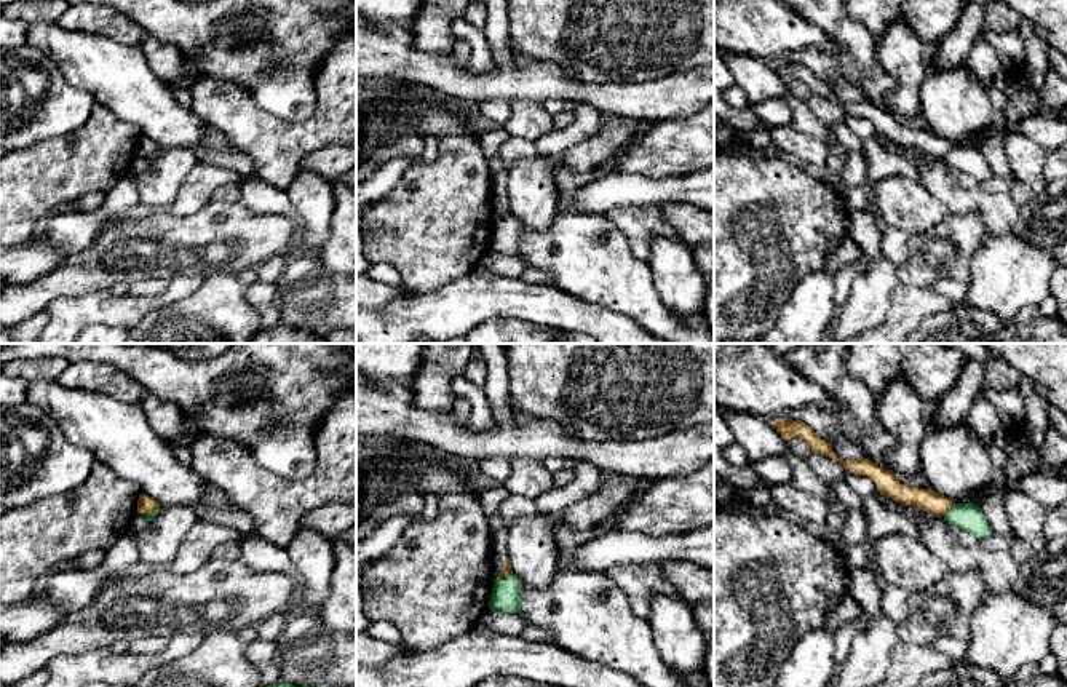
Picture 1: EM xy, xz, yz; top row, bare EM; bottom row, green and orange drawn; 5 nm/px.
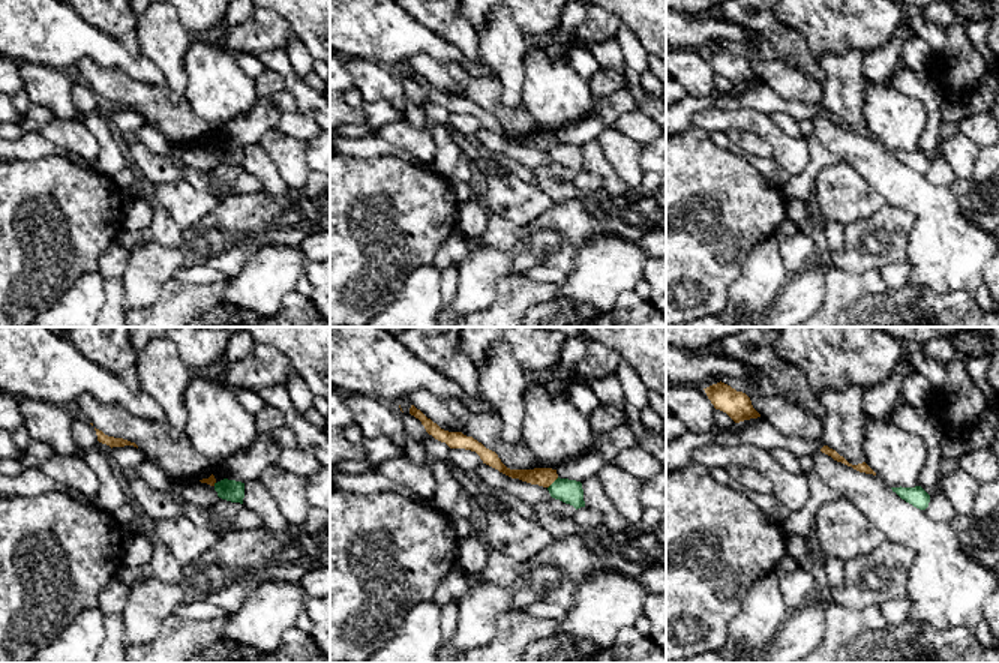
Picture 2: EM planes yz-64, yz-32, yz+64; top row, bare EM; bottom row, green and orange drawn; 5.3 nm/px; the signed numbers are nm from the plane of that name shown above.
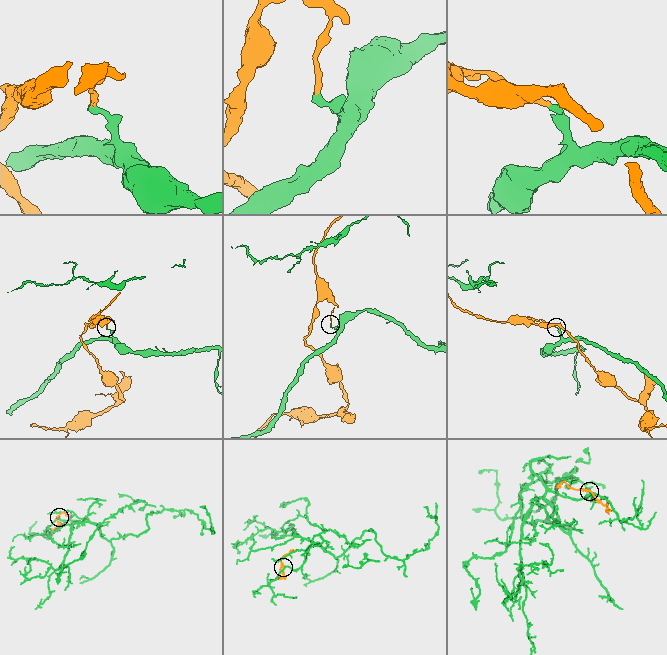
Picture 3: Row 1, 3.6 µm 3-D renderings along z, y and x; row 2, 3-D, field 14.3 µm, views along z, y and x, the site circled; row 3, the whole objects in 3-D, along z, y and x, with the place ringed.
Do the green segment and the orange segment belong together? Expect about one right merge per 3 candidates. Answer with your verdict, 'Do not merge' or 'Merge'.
Do not merge

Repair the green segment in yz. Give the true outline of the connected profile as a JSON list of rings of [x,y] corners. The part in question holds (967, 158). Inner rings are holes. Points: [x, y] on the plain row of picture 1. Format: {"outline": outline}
{"outline": [[[957,145],[946,157],[944,161],[957,171],[966,173],[979,182],[990,179],[992,171],[982,155],[974,145]]]}

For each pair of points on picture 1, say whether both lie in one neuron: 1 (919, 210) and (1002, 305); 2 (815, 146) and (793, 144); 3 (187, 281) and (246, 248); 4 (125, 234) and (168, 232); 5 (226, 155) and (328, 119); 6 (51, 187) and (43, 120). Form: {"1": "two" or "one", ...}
{"1": "two", "2": "one", "3": "two", "4": "one", "5": "two", "6": "two"}

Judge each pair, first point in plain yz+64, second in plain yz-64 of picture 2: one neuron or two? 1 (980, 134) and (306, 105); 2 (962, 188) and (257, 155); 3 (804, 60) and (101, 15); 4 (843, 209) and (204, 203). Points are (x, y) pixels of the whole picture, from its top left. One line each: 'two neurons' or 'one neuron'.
1: two neurons
2: one neuron
3: one neuron
4: one neuron

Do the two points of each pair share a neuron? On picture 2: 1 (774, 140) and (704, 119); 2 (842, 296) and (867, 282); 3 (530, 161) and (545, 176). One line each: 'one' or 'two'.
1: one
2: one
3: two

